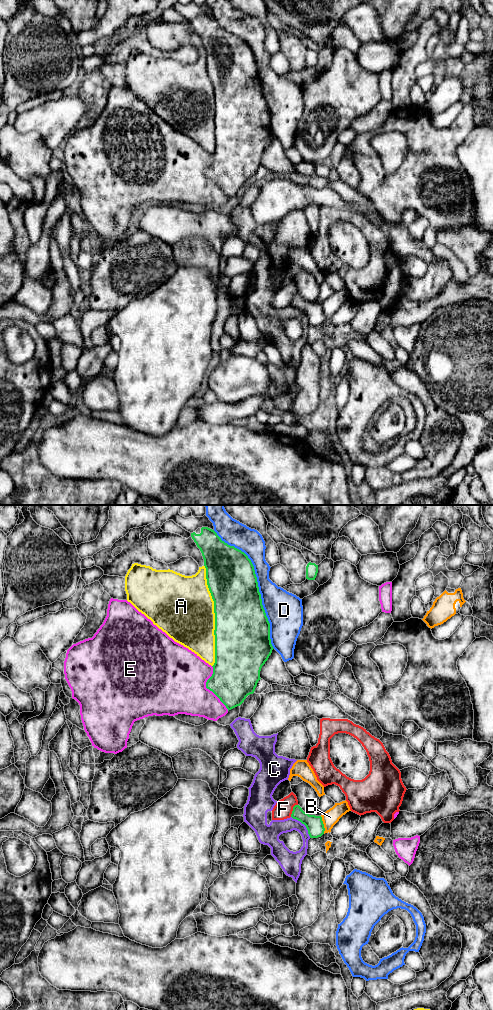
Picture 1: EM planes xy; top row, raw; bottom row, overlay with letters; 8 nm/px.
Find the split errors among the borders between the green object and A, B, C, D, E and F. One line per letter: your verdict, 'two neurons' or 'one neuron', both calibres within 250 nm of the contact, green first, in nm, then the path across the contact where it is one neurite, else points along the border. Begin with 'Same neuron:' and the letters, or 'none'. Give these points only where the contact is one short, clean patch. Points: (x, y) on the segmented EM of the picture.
Same neuron: none
A: two neurons; calibres 440 and 460 nm
B: two neurons; calibres 140 and 120 nm
C: two neurons; calibres 140 and 130 nm
D: two neurons; calibres 400 and 260 nm
E: two neurons; calibres 360 and 460 nm
F: two neurons; calibres 140 and 150 nm

